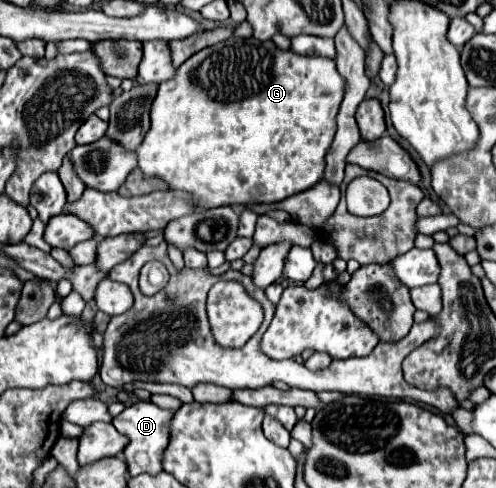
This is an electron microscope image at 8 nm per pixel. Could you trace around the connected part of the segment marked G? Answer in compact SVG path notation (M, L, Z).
M229 37L227 41L221 41L213 47L205 47L193 57L189 57L175 73L173 79L163 81L159 85L157 97L153 99L151 105L151 127L143 139L143 143L137 149L137 163L139 169L143 171L145 177L157 177L169 185L169 191L183 191L189 193L195 207L199 209L211 209L211 207L247 207L247 205L271 205L277 201L283 201L295 193L307 191L313 187L317 181L321 181L323 171L325 171L325 155L329 153L329 147L335 137L335 117L339 111L339 103L343 99L343 77L337 73L335 61L325 59L325 57L303 57L295 55L293 51L279 51L273 41L259 41L255 37L243 39L243 37Z

